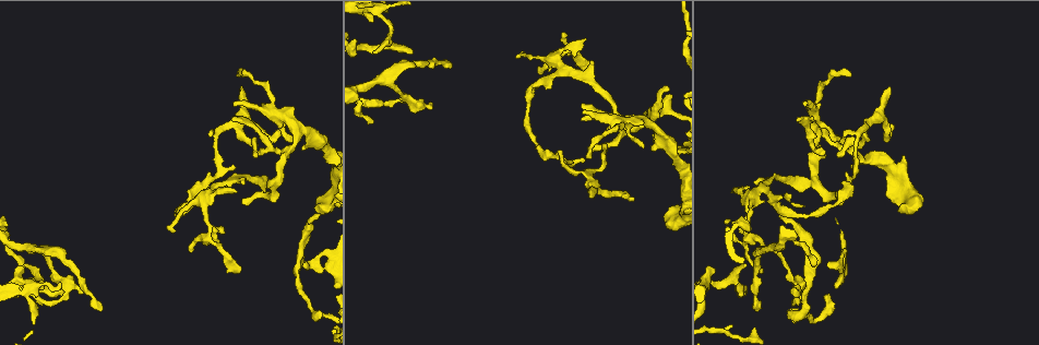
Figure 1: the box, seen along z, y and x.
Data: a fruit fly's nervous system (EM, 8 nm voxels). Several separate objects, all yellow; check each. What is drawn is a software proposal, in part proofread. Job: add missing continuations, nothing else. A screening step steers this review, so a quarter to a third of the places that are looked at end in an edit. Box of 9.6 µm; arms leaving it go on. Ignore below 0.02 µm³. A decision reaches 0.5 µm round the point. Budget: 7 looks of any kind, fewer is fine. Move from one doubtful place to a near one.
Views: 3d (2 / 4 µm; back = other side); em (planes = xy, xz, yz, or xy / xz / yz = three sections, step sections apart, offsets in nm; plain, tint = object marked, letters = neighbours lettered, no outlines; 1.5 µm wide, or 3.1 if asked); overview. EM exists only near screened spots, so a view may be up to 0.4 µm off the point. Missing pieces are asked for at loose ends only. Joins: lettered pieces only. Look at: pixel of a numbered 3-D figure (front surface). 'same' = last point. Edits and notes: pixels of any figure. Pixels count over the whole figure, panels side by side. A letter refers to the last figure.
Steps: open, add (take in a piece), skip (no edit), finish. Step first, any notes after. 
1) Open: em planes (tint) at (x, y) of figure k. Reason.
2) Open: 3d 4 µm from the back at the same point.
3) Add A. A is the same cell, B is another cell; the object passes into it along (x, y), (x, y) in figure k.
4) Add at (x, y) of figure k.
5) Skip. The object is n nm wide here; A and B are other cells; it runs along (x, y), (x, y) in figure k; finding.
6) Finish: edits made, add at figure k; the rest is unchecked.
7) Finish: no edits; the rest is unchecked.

Open: em planes (letters) at (429, 108) of figure 1. Tapers out.

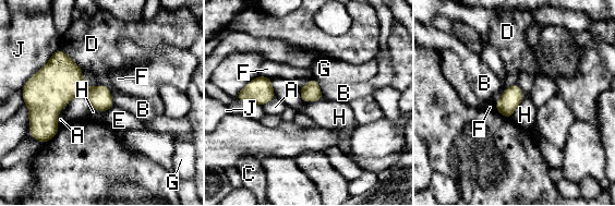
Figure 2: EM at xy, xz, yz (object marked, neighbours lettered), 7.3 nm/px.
Skip. A, B, C, D, E, F, G, H and J are other cells; a border runs along (525, 96), (510, 118) in figure 2; no lettered piece goes on from it.

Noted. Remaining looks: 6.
Open: 3d 4 µm at (233, 103) of figure 1.

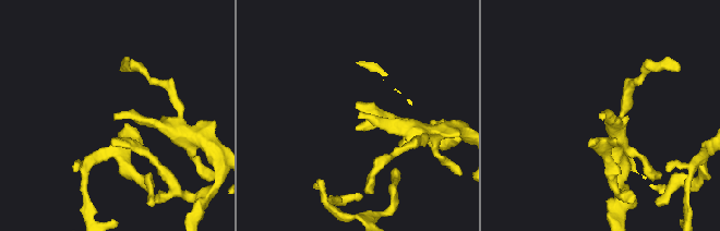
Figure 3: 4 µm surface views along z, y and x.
Open: em yz step 4 (tint) at (604, 115) of figure 3.

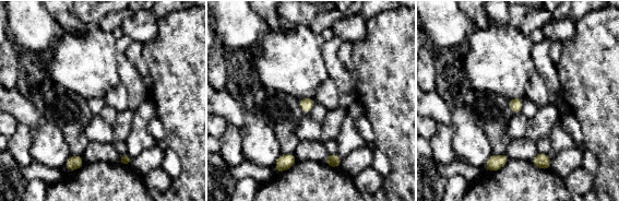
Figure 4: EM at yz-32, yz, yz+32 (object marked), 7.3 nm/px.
Open: em planes (letters) at the same point. Another direction.

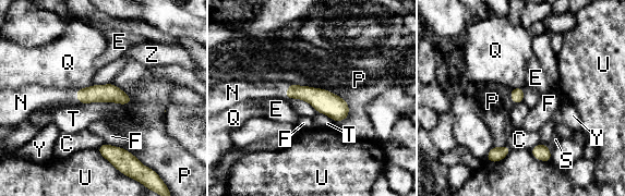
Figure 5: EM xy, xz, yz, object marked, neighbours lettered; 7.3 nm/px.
Add N. The longest contact is with P, 500 nm; N is the same cell, C, E, F, P, Q, S, T, U, Y and Z are other cells; the cell continues.

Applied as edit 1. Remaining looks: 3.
Open: em xz step 8 (tint) at (781, 216) of figure 1. Long arm stops here.

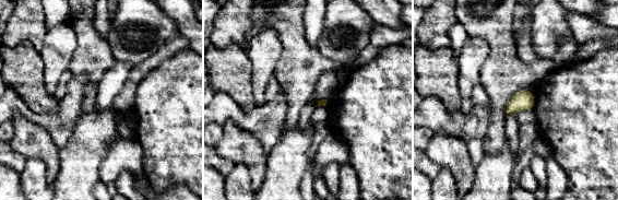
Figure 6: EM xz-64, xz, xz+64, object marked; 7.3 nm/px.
Open: em planes (letters) at the same point. Cut it another way.

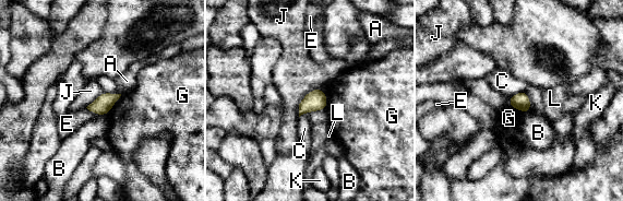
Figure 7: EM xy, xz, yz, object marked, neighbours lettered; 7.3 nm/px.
Skip. A, B, C, E, G, J, K and L are other cells; a border runs along (320, 87), (302, 98), (298, 116) in figure 7; none of them fits.

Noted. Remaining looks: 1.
Finish: edits made, add at figure 5; the rest is unchecked.

